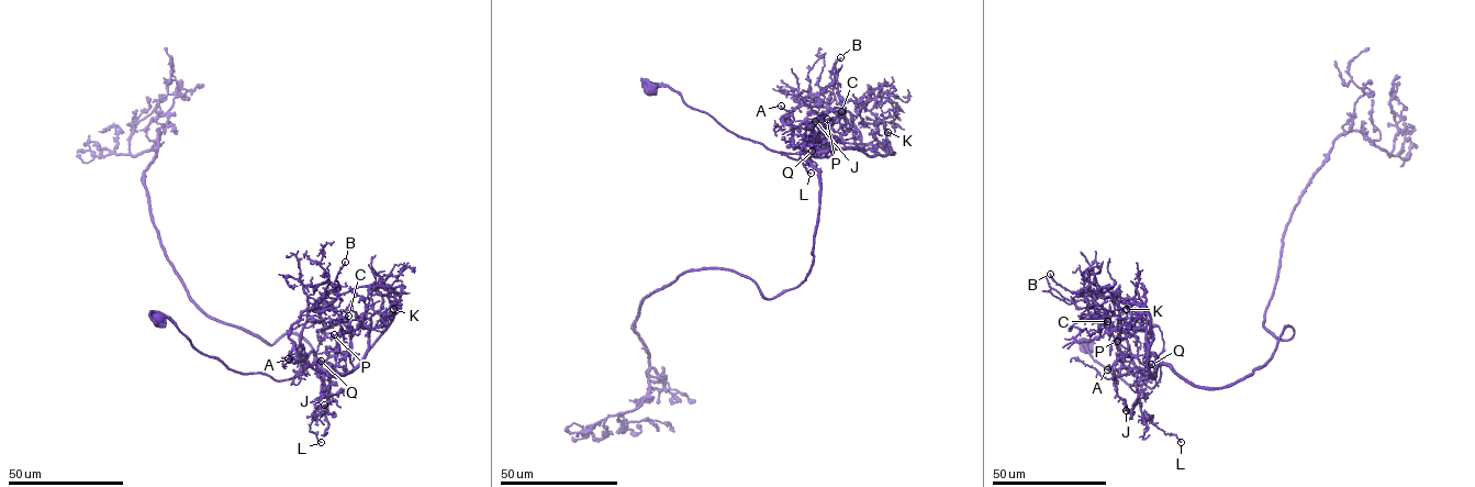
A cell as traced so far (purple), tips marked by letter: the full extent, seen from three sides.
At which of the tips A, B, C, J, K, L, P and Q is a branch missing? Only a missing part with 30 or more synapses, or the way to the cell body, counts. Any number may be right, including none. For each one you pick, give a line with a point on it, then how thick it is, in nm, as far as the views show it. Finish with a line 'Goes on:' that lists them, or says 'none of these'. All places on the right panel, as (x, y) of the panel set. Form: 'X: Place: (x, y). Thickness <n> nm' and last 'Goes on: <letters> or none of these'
A: Place: (1107, 369). Thickness 140 nm
Goes on: A

